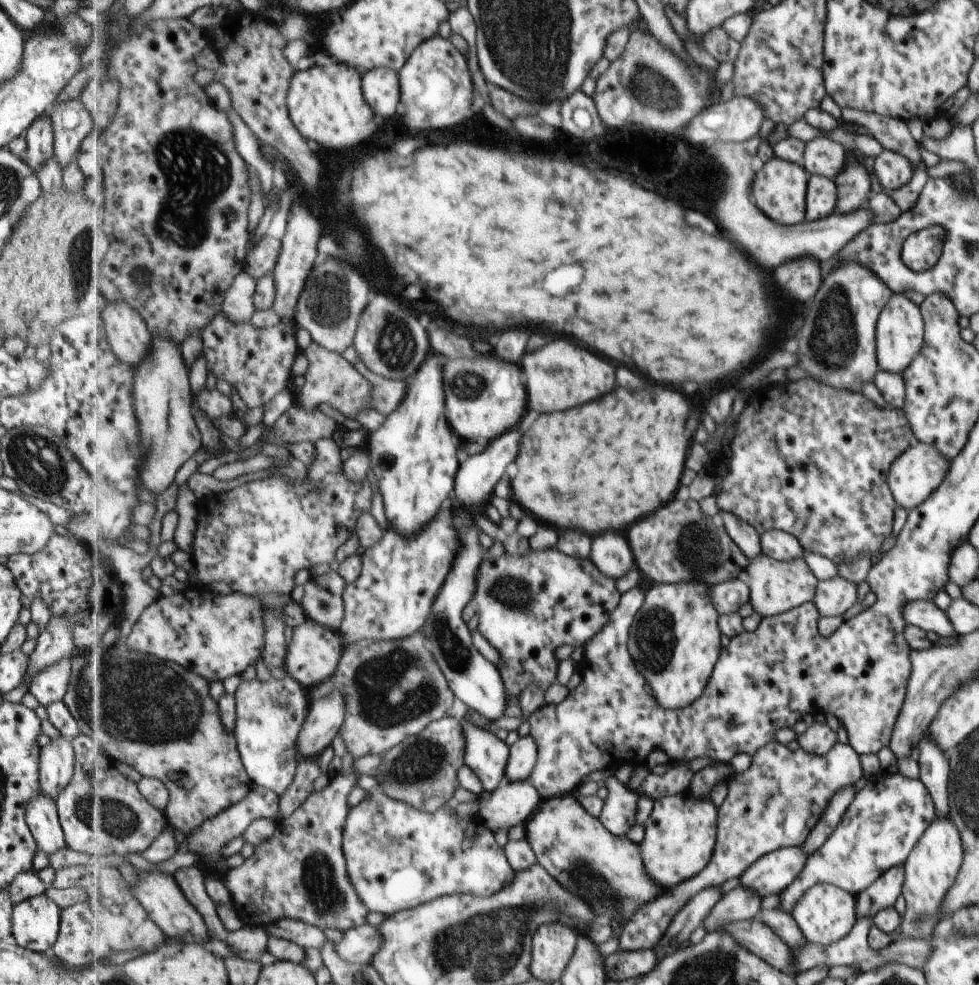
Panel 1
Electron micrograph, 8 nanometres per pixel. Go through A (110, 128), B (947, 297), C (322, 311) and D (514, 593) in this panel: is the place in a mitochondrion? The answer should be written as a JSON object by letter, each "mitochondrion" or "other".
{"A":"other","B":"other","C":"mitochondrion","D":"mitochondrion"}

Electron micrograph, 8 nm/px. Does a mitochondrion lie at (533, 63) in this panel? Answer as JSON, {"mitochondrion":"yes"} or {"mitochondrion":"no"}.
{"mitochondrion":"yes"}

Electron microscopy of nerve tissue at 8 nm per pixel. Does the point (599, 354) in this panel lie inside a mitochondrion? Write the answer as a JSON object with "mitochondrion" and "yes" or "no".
{"mitochondrion":"no"}

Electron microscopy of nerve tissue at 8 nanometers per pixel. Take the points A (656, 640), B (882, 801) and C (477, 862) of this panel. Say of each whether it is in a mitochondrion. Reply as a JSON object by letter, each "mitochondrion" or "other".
{"A":"mitochondrion","B":"other","C":"other"}

